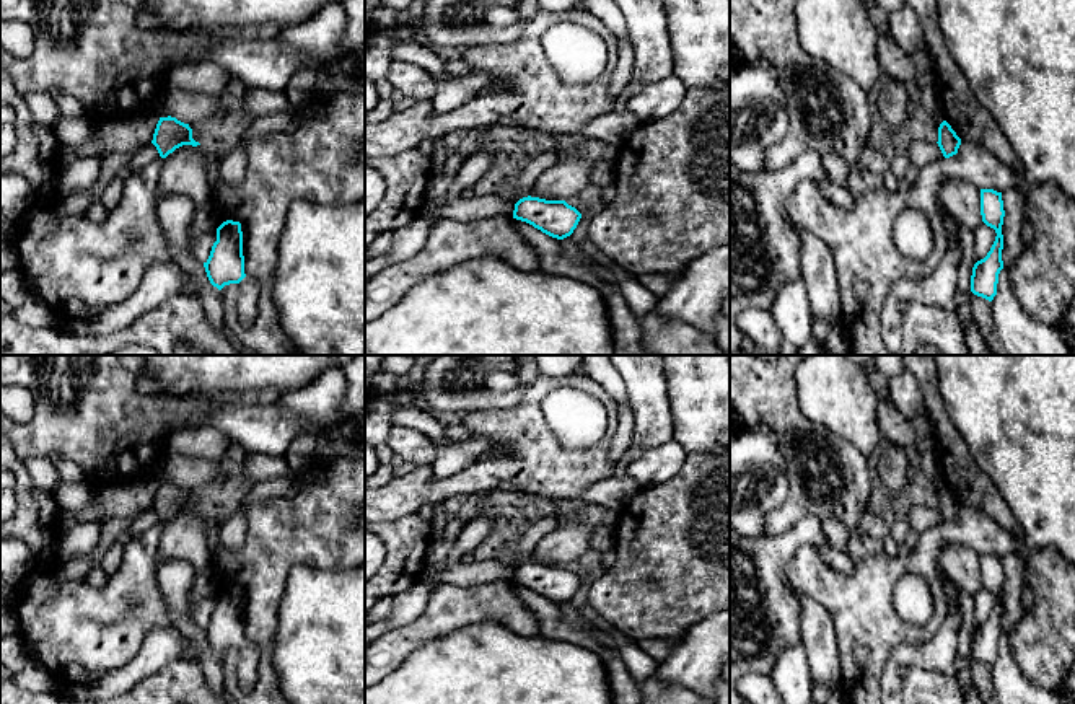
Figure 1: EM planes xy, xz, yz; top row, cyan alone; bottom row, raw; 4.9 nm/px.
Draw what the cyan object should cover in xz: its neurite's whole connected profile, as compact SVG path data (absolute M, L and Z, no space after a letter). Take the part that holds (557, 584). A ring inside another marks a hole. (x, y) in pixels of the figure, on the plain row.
M528 561L515 569L513 583L526 587L552 603L564 605L573 598L581 579L565 565Z

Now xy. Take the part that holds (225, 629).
M226 585L217 593L217 606L204 632L210 649L218 655L246 642L239 587Z

